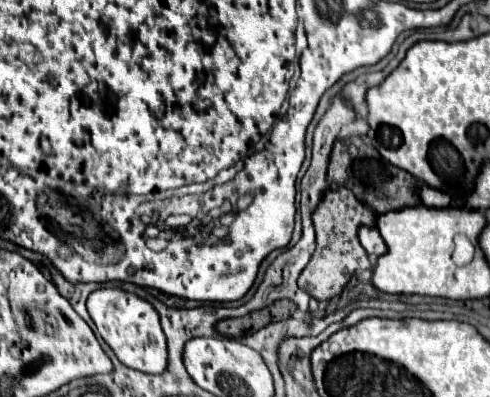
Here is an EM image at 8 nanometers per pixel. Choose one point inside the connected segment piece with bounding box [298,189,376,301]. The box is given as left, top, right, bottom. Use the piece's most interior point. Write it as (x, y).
(338, 254)

